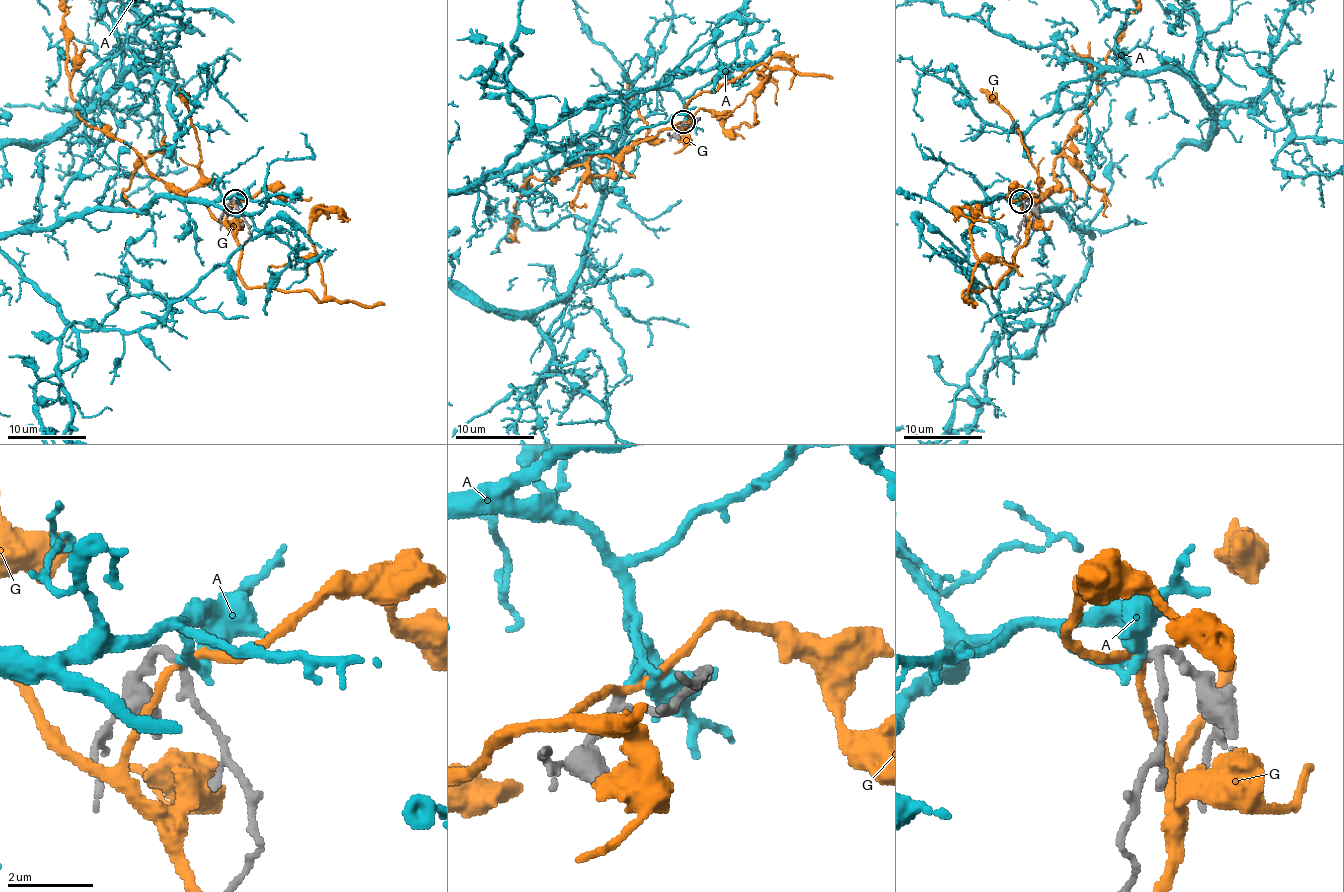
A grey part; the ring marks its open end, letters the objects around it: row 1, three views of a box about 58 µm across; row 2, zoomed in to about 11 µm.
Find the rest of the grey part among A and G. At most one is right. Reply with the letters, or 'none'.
A

